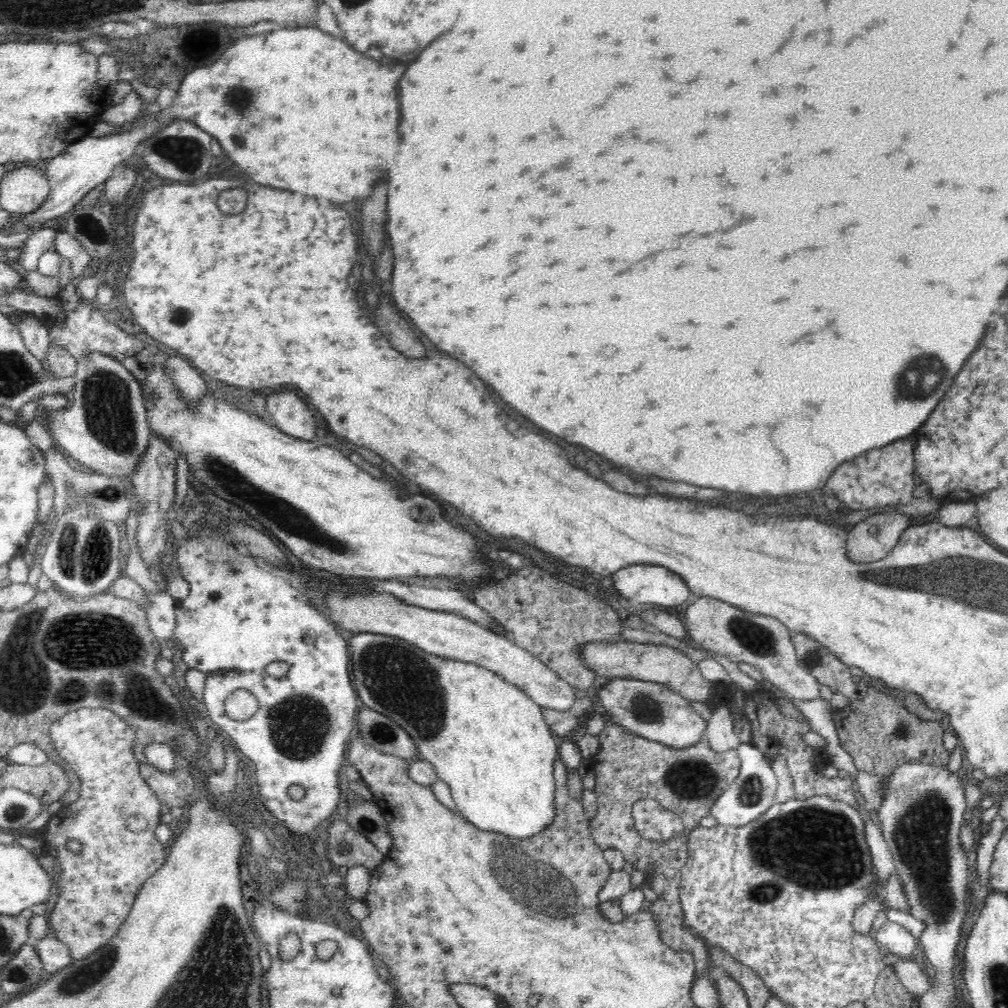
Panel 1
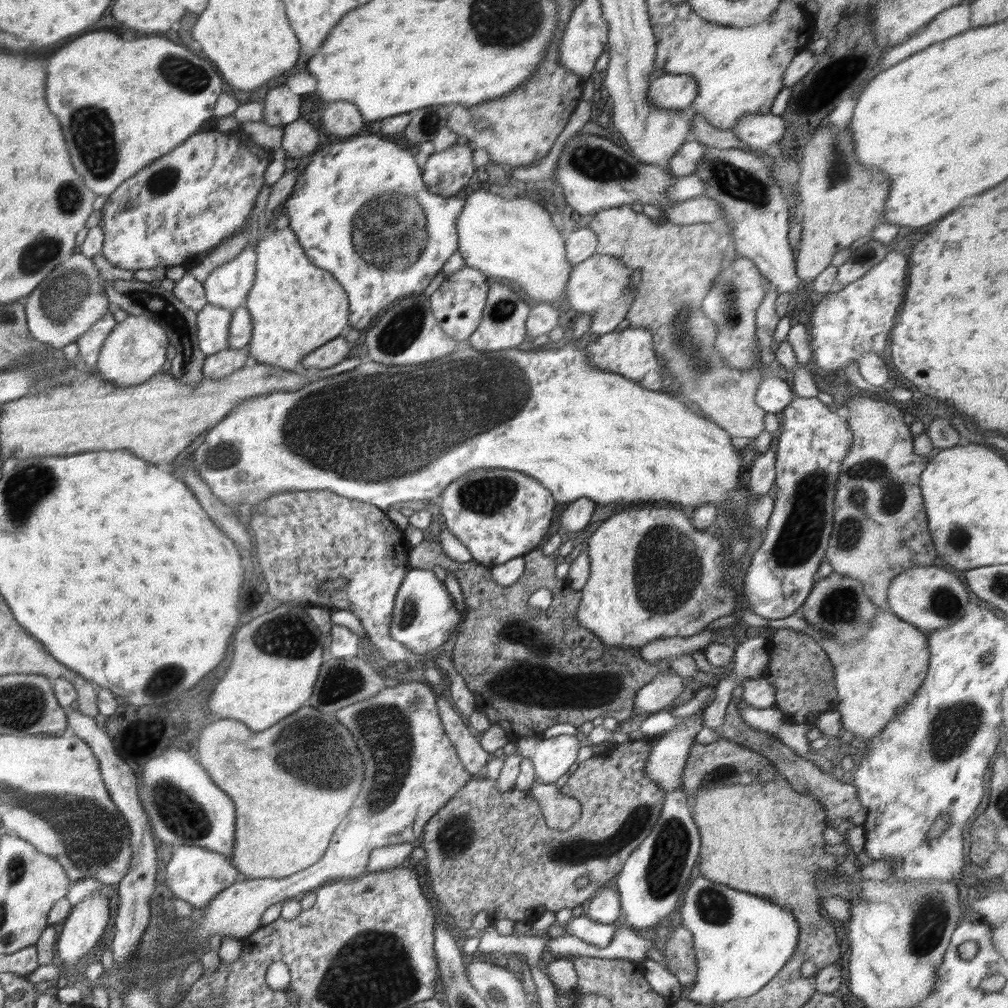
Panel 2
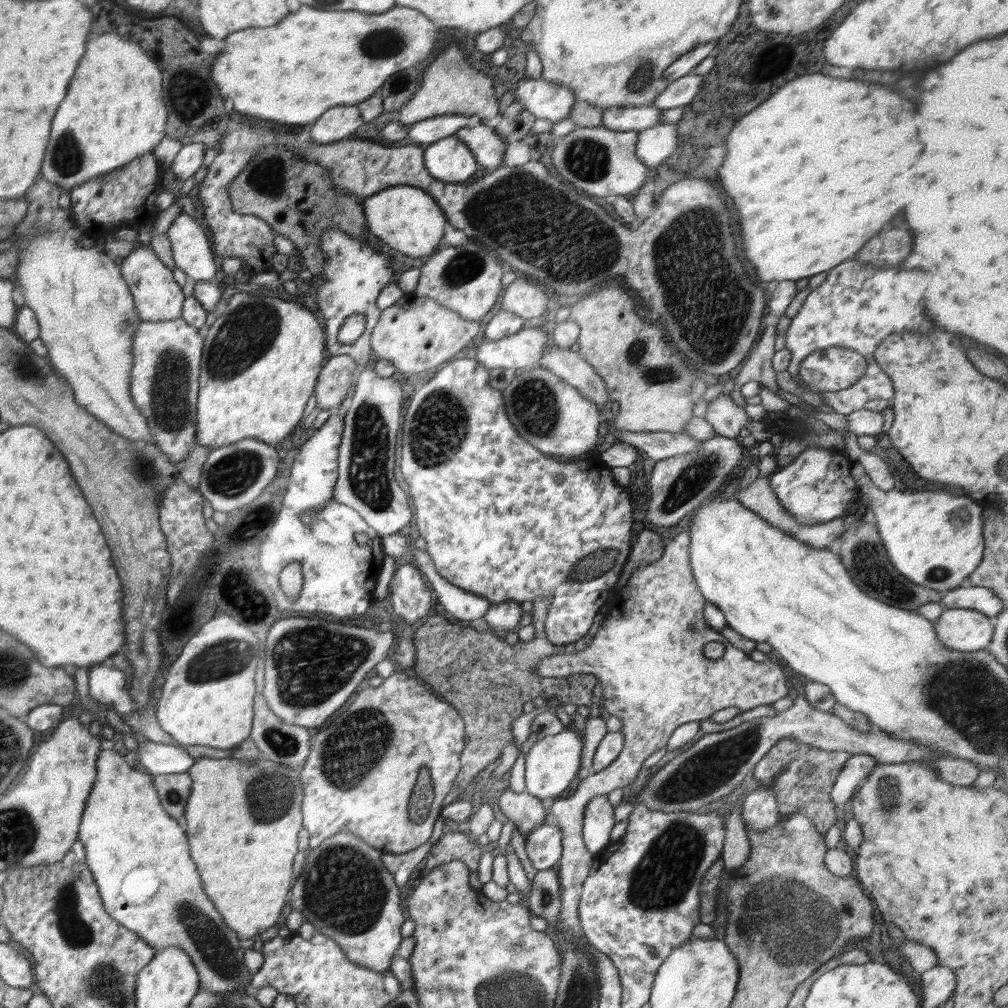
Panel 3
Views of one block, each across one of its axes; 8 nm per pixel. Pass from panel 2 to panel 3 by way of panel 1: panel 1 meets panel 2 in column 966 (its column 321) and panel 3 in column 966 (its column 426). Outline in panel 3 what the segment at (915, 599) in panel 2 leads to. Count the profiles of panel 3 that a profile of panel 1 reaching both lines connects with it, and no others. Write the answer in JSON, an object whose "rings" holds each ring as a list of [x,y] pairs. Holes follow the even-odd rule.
{"rings":[[[950,608],[934,622],[938,640],[960,652],[986,649],[993,637],[994,620],[976,610]]]}

